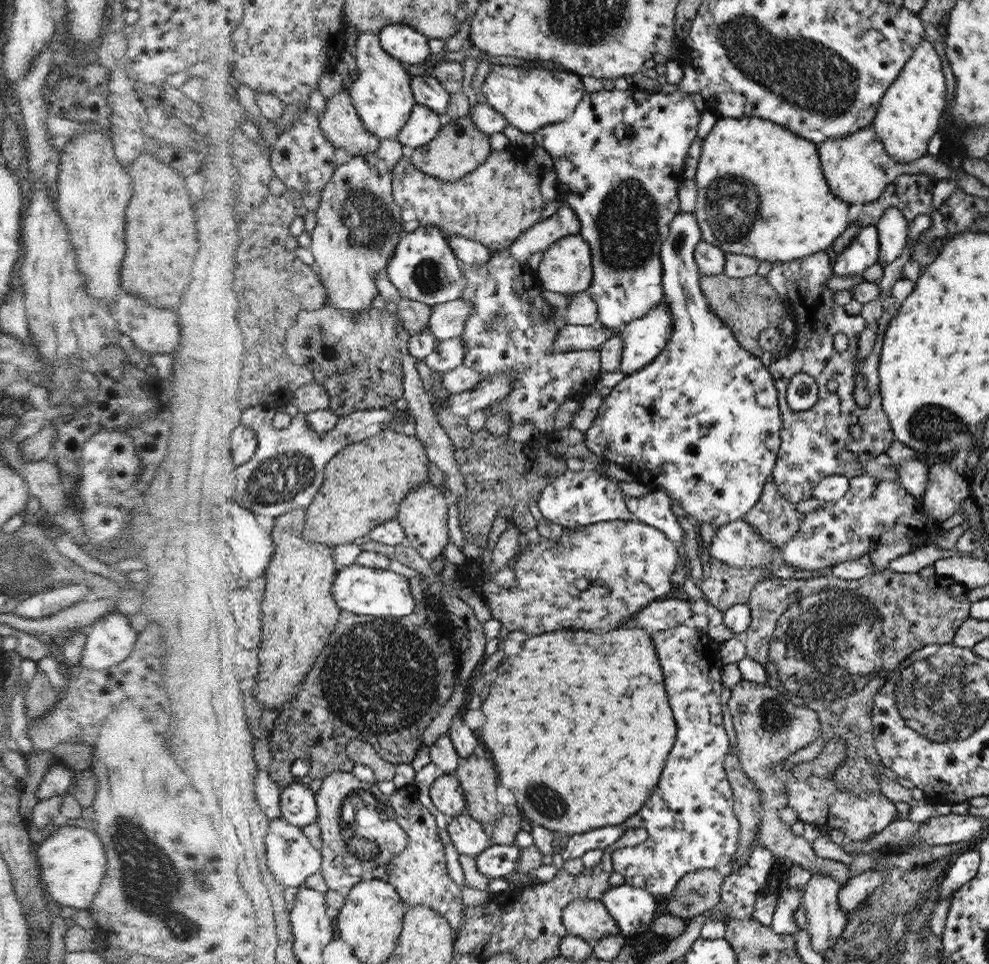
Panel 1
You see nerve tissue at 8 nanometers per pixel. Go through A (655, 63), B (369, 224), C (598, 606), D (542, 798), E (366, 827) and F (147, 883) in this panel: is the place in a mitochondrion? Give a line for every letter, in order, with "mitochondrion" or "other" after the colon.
A: other
B: mitochondrion
C: mitochondrion
D: mitochondrion
E: mitochondrion
F: mitochondrion

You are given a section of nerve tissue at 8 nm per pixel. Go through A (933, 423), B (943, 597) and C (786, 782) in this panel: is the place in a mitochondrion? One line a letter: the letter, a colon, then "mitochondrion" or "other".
A: mitochondrion
B: other
C: other

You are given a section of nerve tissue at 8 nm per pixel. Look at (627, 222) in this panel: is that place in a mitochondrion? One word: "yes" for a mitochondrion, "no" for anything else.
yes

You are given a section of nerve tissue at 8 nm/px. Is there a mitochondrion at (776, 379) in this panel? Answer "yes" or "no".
no

